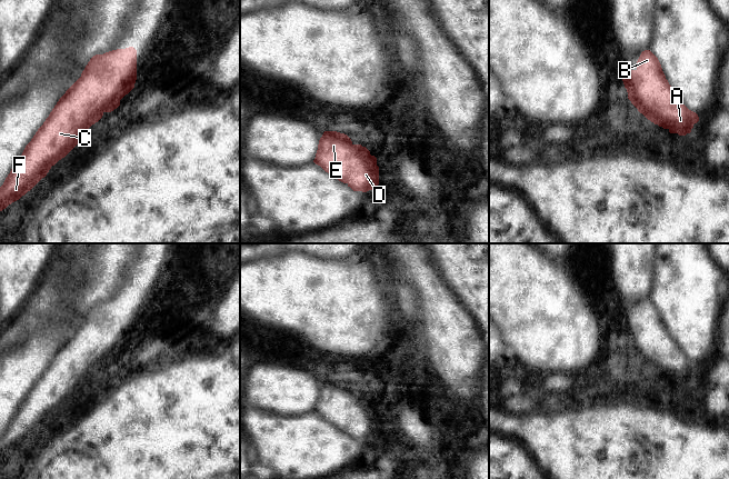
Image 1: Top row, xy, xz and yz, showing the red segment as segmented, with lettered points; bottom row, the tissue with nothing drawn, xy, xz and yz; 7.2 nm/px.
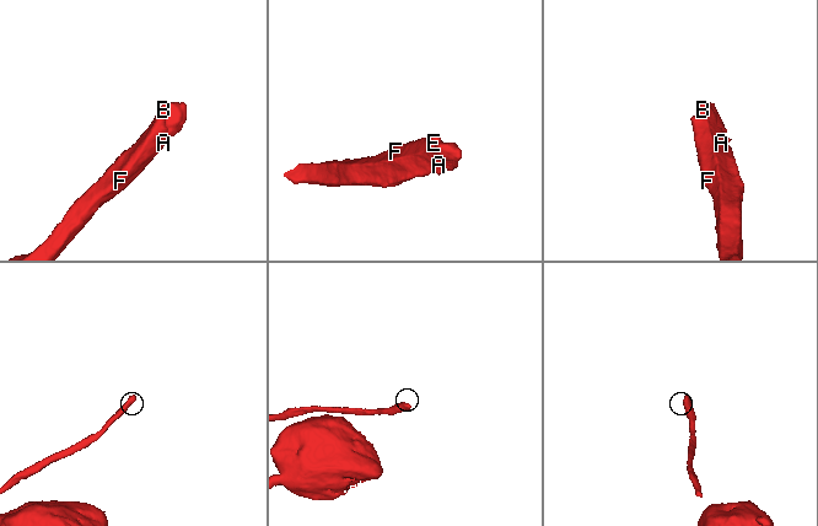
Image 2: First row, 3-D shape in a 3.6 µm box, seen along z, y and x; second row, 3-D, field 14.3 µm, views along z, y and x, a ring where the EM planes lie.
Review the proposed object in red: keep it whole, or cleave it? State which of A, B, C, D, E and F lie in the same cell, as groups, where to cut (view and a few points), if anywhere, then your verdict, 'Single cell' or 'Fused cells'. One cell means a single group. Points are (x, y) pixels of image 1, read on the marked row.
Groups: A B C D E F. No split. Single cell

